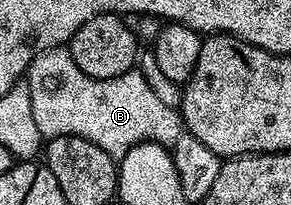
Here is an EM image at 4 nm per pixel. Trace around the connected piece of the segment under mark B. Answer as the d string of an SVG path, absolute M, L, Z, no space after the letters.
M51 48L37 54L28 67L28 89L32 100L32 116L36 119L36 128L40 128L43 139L75 134L84 140L92 140L104 152L120 160L134 146L142 142L159 142L170 148L174 141L184 133L182 116L177 109L166 106L166 102L150 87L150 82L139 72L121 74L115 78L93 78L84 72L72 60L69 49Z

